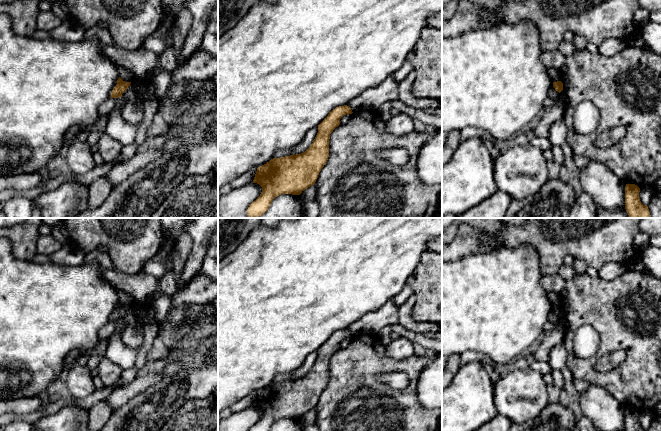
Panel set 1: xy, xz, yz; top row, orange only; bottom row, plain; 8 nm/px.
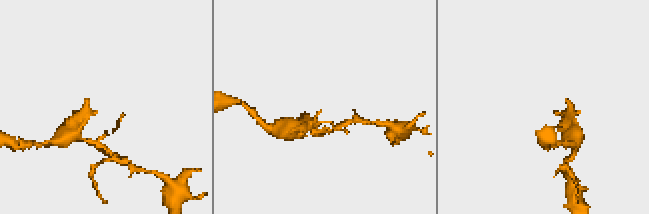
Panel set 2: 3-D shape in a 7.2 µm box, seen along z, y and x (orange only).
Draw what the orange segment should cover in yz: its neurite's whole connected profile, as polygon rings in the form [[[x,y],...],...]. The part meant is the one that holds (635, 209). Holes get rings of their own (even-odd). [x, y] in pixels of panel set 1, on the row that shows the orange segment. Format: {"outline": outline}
{"outline": [[[635,184],[625,186],[625,209],[629,218],[651,218],[647,205],[643,205],[639,198],[640,188]]]}

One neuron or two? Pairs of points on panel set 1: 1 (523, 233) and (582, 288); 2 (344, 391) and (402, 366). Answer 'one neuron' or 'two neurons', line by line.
1: two neurons
2: one neuron

